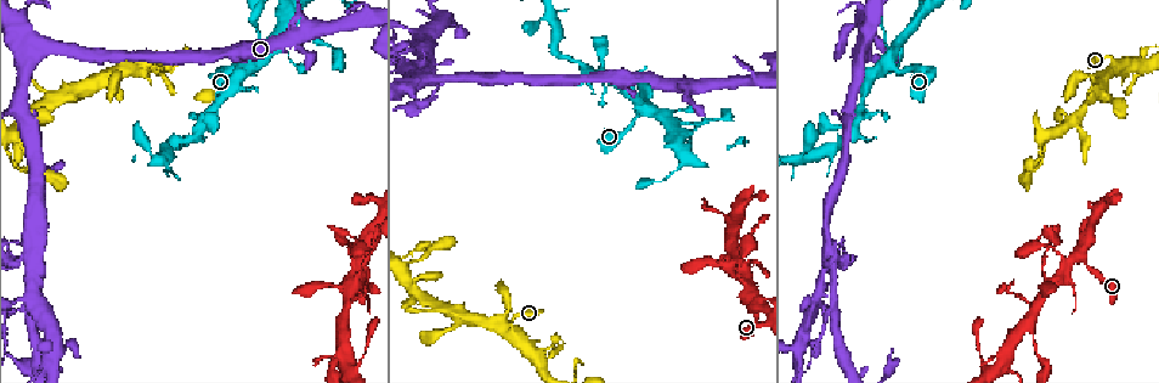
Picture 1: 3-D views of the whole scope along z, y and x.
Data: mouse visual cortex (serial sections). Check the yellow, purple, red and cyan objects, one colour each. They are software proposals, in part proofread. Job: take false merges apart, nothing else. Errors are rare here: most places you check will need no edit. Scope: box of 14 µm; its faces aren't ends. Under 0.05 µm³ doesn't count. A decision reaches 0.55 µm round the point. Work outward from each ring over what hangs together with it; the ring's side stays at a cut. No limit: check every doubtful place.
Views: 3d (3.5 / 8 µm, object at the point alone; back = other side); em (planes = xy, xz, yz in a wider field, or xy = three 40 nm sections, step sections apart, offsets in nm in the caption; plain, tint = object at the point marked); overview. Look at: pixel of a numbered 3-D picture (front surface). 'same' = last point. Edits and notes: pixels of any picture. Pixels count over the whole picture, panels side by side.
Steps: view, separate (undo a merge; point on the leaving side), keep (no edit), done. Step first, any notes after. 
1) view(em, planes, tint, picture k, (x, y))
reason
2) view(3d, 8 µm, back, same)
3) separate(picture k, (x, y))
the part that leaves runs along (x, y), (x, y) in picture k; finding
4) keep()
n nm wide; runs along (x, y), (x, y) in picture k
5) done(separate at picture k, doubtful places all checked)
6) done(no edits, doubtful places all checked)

view(3d, 8 µm, back, picture 1, (1077, 258))
four arms meet

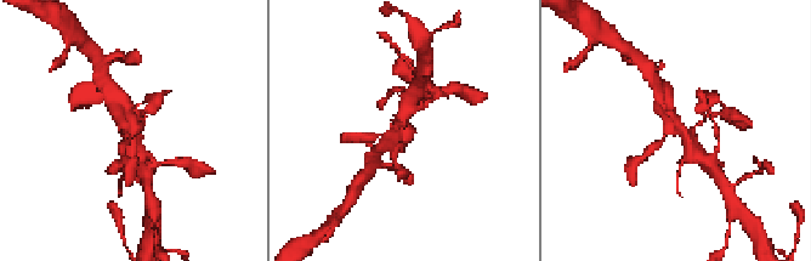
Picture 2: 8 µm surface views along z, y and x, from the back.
view(3d, 3.5 µm, picture 2, (134, 127))
zoom in

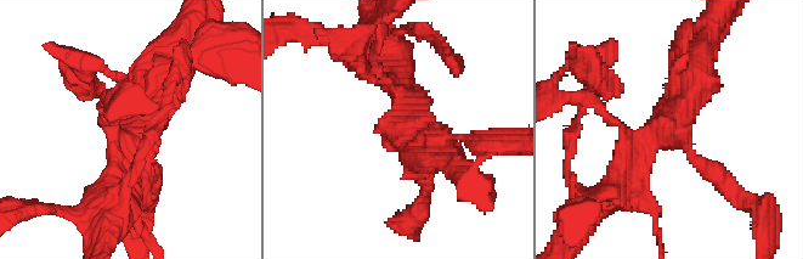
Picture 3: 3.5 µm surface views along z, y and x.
keep()
runs along (424, 175), (399, 138), (395, 73) in picture 3; continuous, no second cell

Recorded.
view(3d, 3.5 µm, picture 1, (636, 105))
two arms at a narrow angle

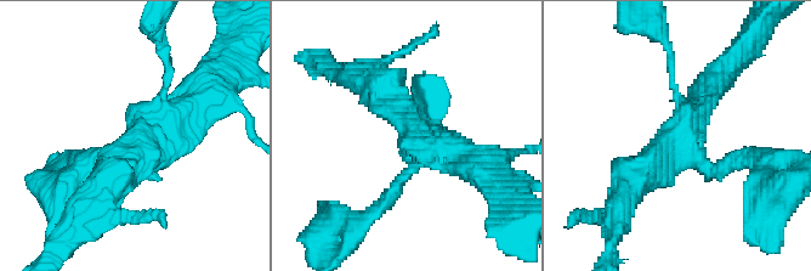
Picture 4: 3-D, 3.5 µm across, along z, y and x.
view(em, xy, step 5, tint, picture 4, (412, 141))
4 arms; arms of 100, 200, 400, 450 nm; now the EM

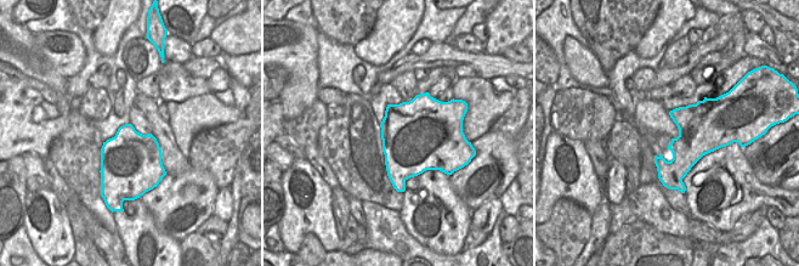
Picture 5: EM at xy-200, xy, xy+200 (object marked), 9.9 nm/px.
keep()
runs along (748, 161), (708, 168), (664, 150), (627, 187) in picture 4; one cell here

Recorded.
view(3d, 3.5 µm, picture 1, (33, 257))
sharp bend

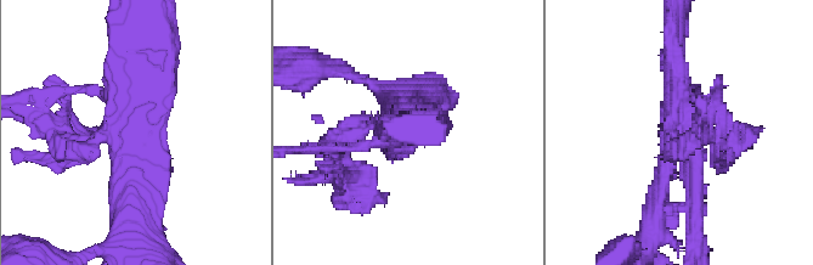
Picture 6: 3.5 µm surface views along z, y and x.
view(em, xy, step 2, tint, picture 6, (133, 123))
shape alone is not enough

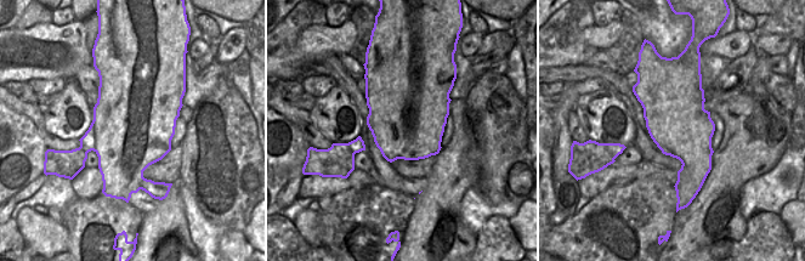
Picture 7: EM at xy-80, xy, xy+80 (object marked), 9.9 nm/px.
keep()
runs along (152, 45), (130, 139), (130, 202) in picture 6; continuous, no second cell

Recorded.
view(3d, 8 µm, picture 1, (837, 303))
three-way junction

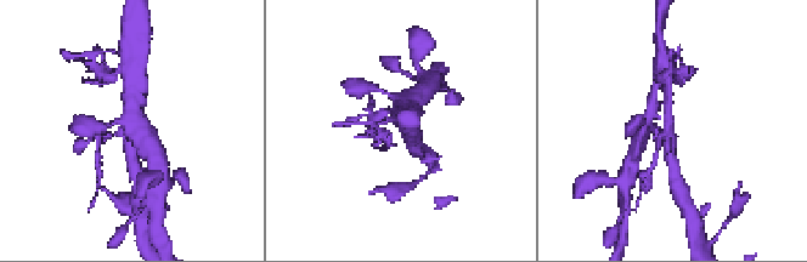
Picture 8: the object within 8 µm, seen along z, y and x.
view(em, planes, tint, picture 8, (672, 127))
3 arms; arms of 150, 250, 350 nm; need the tissue

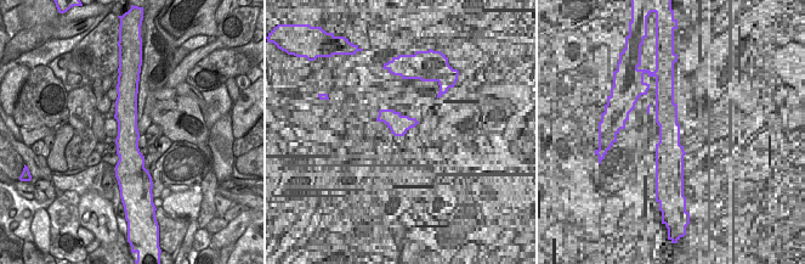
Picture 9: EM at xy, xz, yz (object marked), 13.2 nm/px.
keep()
runs along (129, 89), (128, 135), (130, 163) in picture 8; continuous, no second cell

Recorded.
done(no edits, doubtful places all checked)

